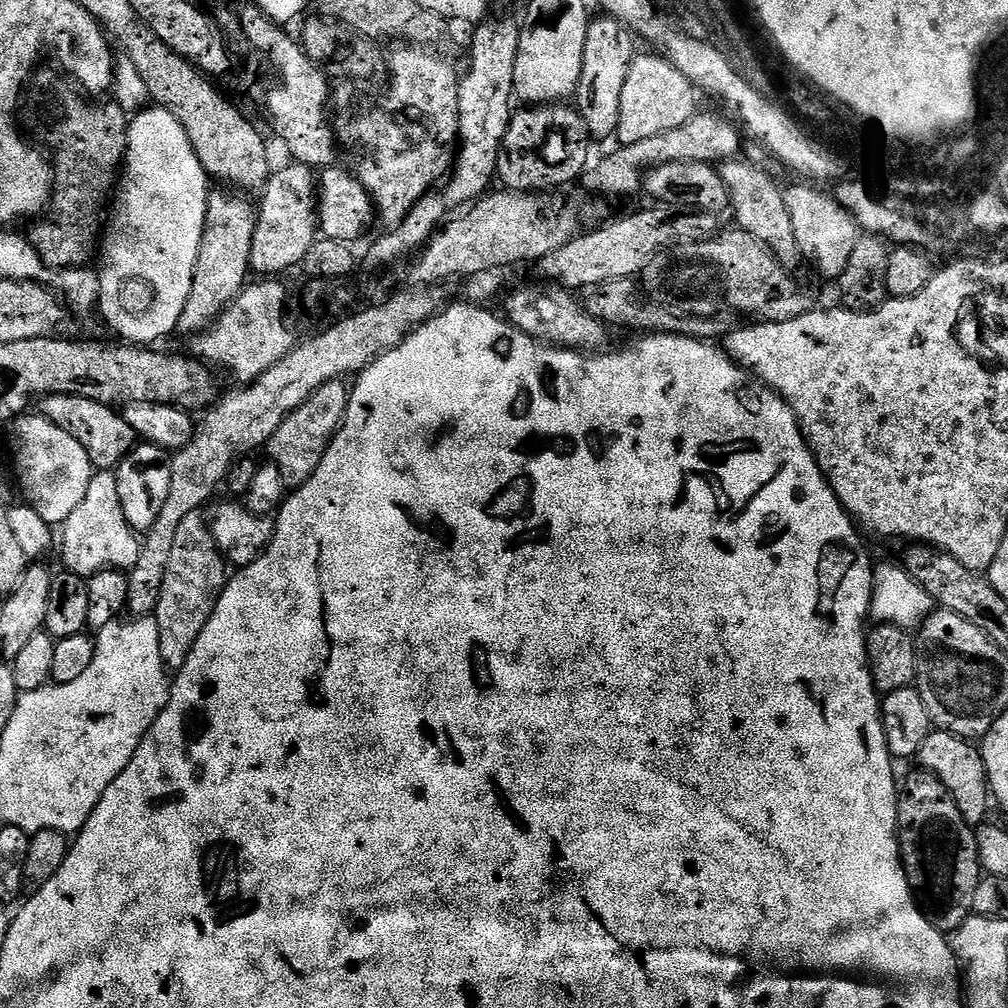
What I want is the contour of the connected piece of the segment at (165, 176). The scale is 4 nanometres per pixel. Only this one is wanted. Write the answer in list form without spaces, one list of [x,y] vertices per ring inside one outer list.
[[[149,106],[131,117],[128,126],[128,149],[124,155],[122,175],[118,180],[118,187],[114,192],[114,199],[110,204],[110,215],[106,220],[106,227],[102,232],[102,243],[98,248],[98,275],[100,278],[100,303],[98,312],[104,315],[104,320],[117,332],[121,341],[133,346],[152,346],[155,340],[176,332],[176,323],[182,318],[182,310],[186,306],[186,298],[190,298],[190,286],[194,282],[194,266],[198,262],[198,250],[202,246],[202,230],[206,222],[206,206],[210,191],[210,177],[204,172],[204,167],[198,162],[194,150],[190,146],[190,138],[186,138],[186,130],[165,108]]]

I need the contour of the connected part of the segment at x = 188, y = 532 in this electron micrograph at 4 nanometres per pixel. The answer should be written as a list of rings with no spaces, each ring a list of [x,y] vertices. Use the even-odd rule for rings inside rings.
[[[199,511],[182,518],[182,526],[178,526],[178,534],[174,538],[174,550],[170,550],[162,594],[154,613],[164,666],[169,670],[178,670],[186,662],[190,650],[194,650],[194,642],[198,642],[198,634],[202,634],[202,626],[210,622],[210,614],[214,614],[214,606],[230,579],[226,557],[216,545],[204,515],[203,511]]]

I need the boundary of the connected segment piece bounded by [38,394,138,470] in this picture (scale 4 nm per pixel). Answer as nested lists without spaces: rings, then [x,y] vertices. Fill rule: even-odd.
[[[74,394],[46,396],[39,401],[38,412],[54,422],[58,430],[66,430],[66,434],[74,437],[78,446],[86,450],[93,469],[96,470],[115,470],[138,443],[136,431],[115,407],[94,402],[90,398],[78,398]]]

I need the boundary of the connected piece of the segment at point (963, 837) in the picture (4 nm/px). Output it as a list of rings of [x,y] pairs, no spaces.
[[[915,770],[902,780],[902,799],[896,810],[900,859],[920,913],[940,932],[951,934],[973,915],[974,890],[978,890],[982,869],[976,833],[964,821],[950,790],[934,774]]]

